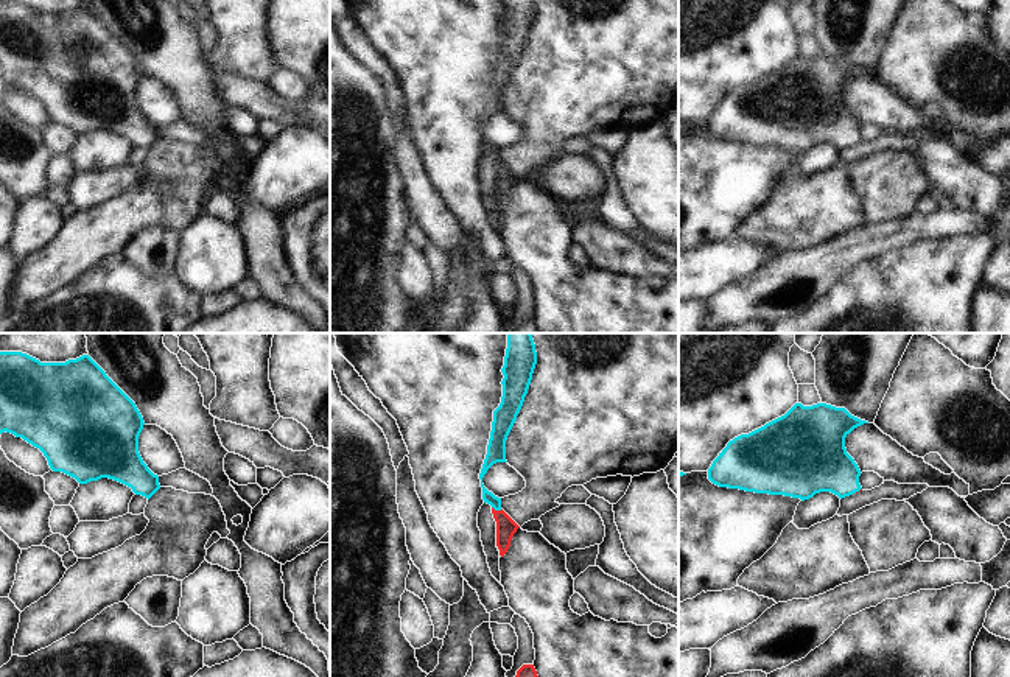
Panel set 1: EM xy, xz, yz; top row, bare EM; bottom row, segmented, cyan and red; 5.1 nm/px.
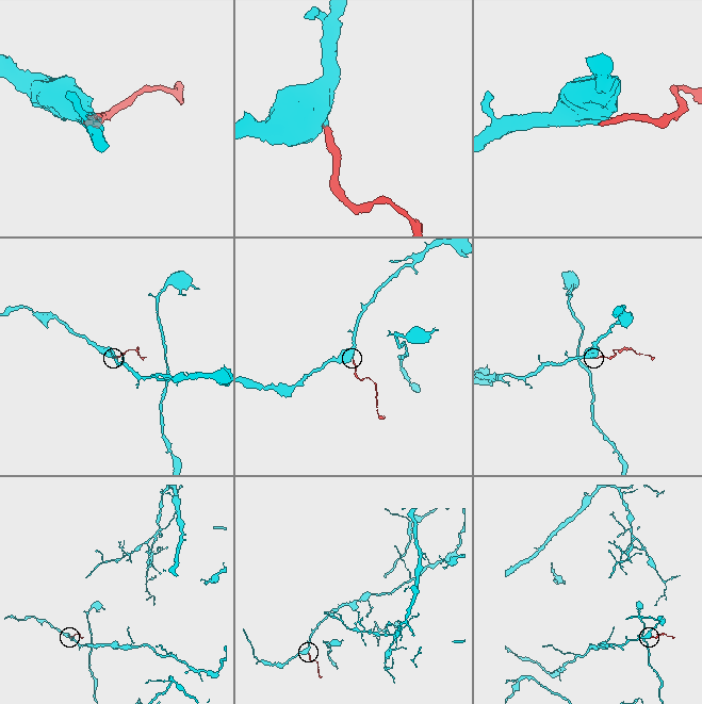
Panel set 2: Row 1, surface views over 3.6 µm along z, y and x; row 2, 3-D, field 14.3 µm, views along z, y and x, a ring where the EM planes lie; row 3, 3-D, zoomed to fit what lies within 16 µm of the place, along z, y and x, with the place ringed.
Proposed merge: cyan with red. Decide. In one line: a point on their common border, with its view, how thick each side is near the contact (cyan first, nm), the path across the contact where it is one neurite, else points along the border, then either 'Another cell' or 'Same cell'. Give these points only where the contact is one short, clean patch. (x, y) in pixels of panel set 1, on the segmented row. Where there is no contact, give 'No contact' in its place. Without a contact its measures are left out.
Touches cyan at xz (497, 509). Thickness 60 nm (cyan) against 100 nm. Path across: xz (487, 497), (497, 509), (506, 526). Same cell.

